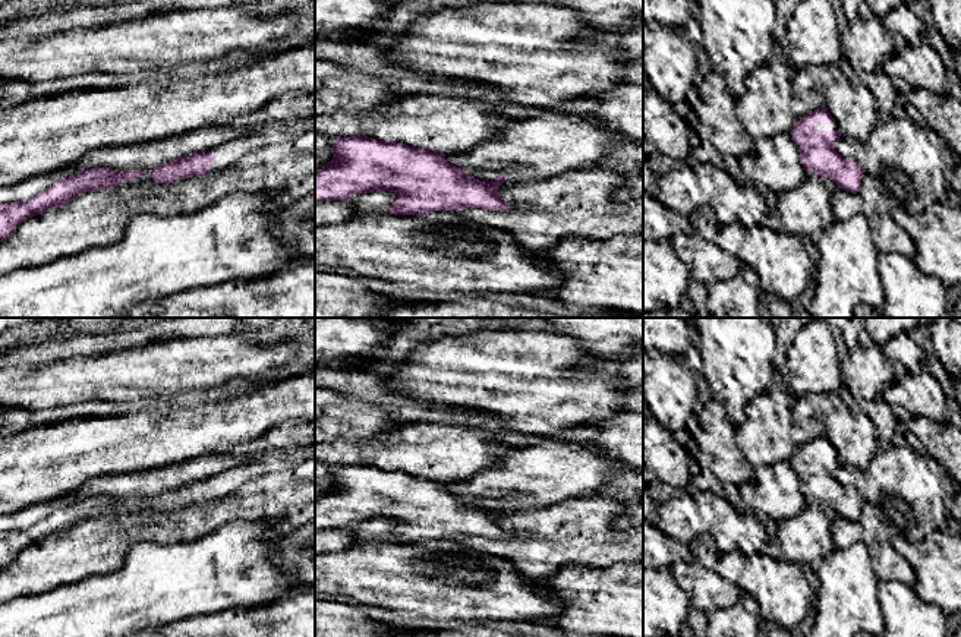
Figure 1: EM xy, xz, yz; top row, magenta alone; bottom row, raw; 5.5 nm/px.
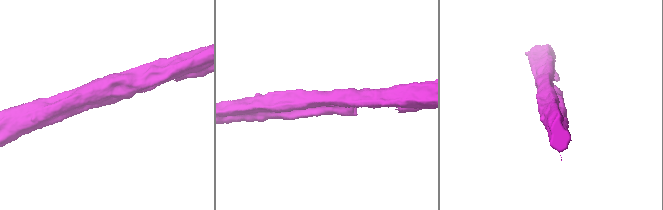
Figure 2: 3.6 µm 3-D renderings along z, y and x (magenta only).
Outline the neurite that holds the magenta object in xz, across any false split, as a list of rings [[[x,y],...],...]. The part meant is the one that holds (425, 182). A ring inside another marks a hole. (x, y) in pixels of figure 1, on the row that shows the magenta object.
[[[368,136],[334,138],[333,160],[315,171],[315,201],[347,201],[356,193],[371,193],[388,190],[397,195],[390,214],[396,215],[426,215],[435,211],[459,211],[466,208],[482,208],[491,211],[505,211],[508,205],[500,198],[498,187],[510,176],[498,176],[494,182],[470,177],[464,168],[456,167],[445,160],[445,154],[429,152],[401,142],[376,141]]]

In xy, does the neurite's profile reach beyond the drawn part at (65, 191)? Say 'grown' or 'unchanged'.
unchanged

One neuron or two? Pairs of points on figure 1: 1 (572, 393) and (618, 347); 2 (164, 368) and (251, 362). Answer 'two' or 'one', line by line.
1: two
2: one

